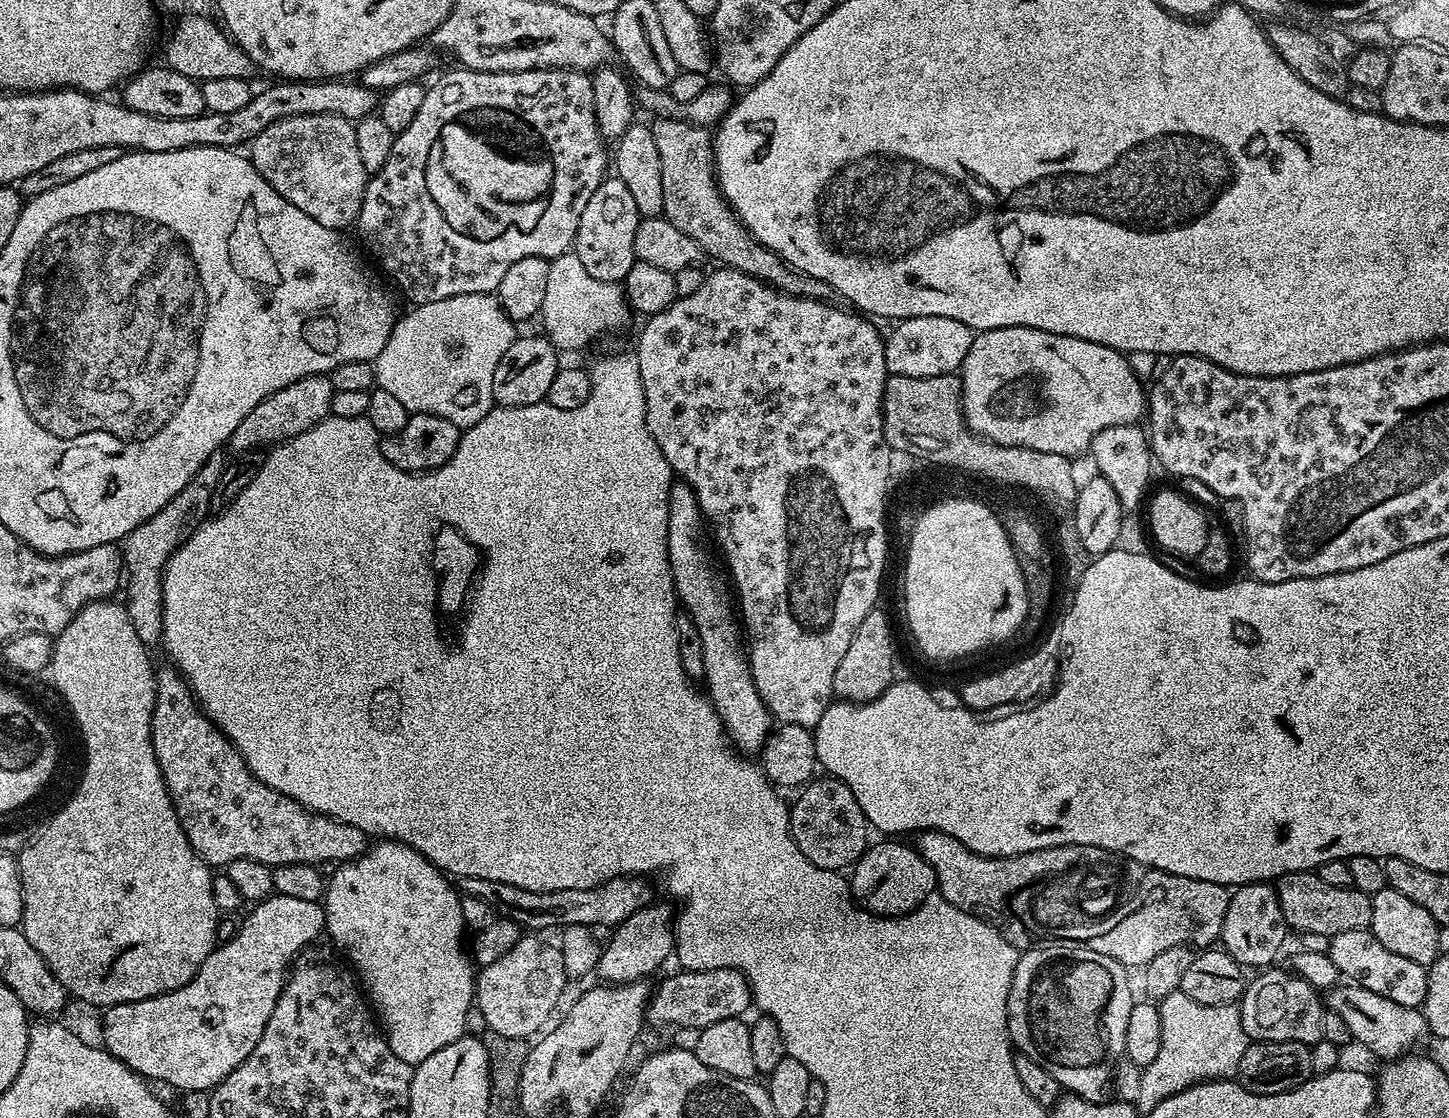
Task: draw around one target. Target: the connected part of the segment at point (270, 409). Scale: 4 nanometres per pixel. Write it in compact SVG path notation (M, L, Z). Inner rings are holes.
M310 375L283 387L270 397L263 399L258 406L254 406L250 413L246 414L237 429L231 434L229 447L234 448L238 454L247 451L255 451L262 446L274 446L284 443L291 437L314 427L318 422L330 414L330 402L333 400L332 381L327 375Z

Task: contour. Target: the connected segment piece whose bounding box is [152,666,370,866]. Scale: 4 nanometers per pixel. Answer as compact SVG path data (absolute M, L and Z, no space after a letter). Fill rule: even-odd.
M175 667L160 668L156 673L156 701L154 702L154 714L152 715L152 745L154 746L154 758L158 758L158 766L162 770L162 778L166 782L166 790L172 799L174 810L178 814L178 822L182 822L182 830L186 834L186 838L190 842L190 846L209 866L227 866L230 862L234 862L238 858L250 858L254 862L262 862L269 866L278 864L314 864L317 866L325 866L331 860L335 862L343 862L353 860L356 856L362 855L370 846L370 837L368 833L358 830L358 826L350 826L341 820L335 820L329 816L324 816L320 812L311 812L309 808L303 808L297 800L291 800L286 794L275 792L270 786L260 783L258 778L254 778L252 771L246 766L244 757L240 755L240 751L236 745L231 744L223 732L212 723L204 714L203 708L196 702L191 688L188 687L187 680L176 671Z

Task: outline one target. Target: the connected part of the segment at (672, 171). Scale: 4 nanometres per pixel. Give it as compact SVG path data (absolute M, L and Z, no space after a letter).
M656 118L650 124L654 143L662 158L662 198L664 199L664 219L669 220L682 234L698 242L701 253L714 259L726 268L737 268L750 278L758 278L763 284L777 288L788 296L801 296L811 300L833 299L832 288L818 278L808 276L797 268L792 268L774 250L762 246L746 230L744 223L736 217L736 211L720 193L716 180L716 157L714 136L709 129L700 128L685 120Z

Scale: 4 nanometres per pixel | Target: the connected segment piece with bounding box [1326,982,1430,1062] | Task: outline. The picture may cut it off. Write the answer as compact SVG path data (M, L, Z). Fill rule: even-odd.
M1340 982L1327 989L1326 1008L1346 1022L1357 1045L1369 1048L1384 1062L1415 1053L1430 1040L1428 1023L1420 1008L1398 1006L1398 1002L1390 1002L1390 998L1382 998L1382 994L1374 994L1374 990L1366 990L1366 986L1355 982Z

